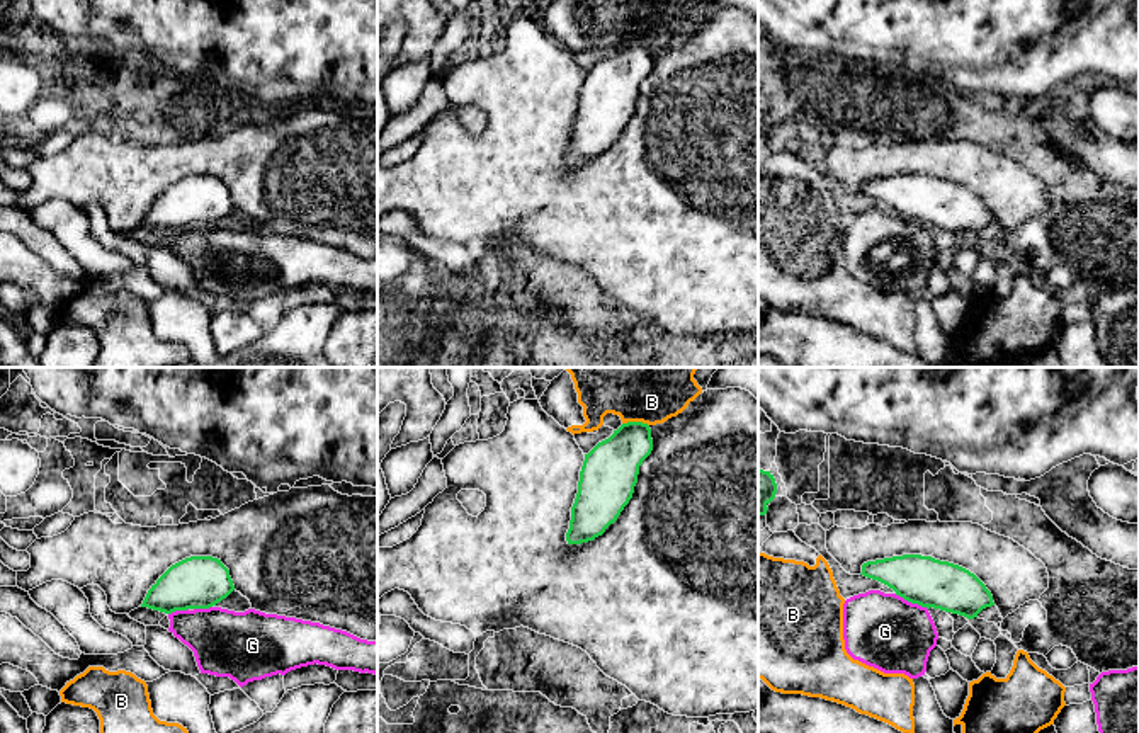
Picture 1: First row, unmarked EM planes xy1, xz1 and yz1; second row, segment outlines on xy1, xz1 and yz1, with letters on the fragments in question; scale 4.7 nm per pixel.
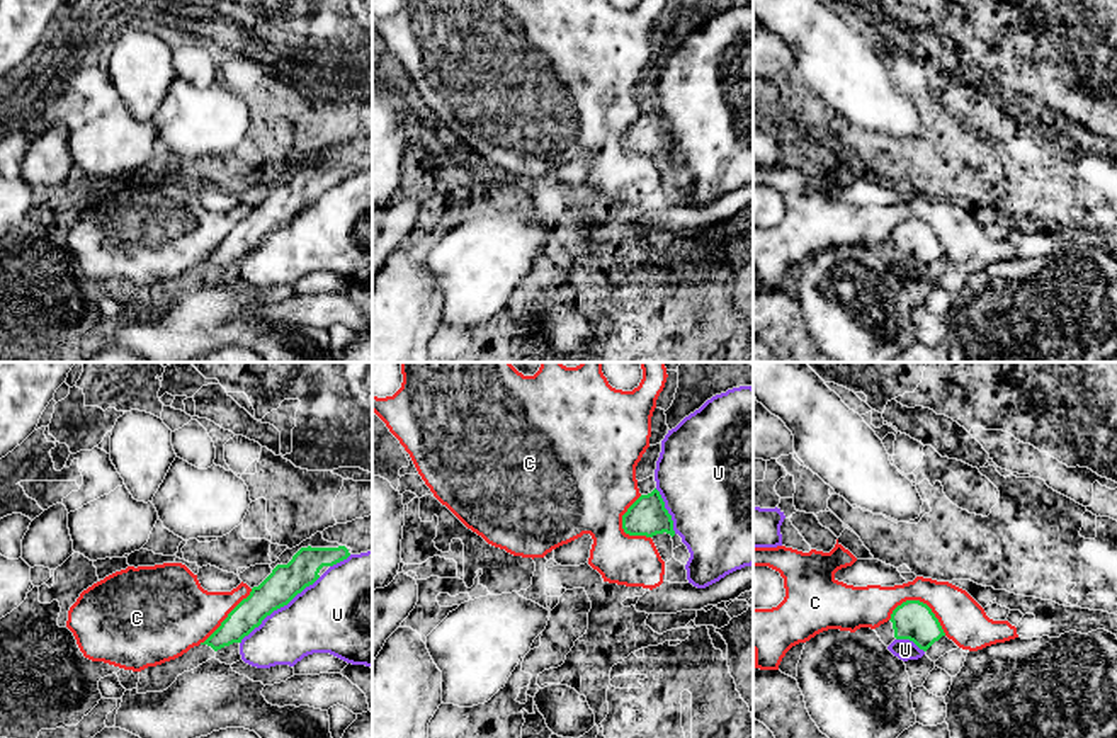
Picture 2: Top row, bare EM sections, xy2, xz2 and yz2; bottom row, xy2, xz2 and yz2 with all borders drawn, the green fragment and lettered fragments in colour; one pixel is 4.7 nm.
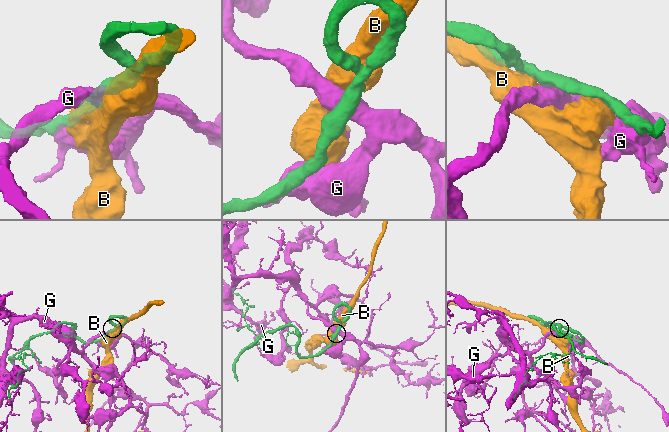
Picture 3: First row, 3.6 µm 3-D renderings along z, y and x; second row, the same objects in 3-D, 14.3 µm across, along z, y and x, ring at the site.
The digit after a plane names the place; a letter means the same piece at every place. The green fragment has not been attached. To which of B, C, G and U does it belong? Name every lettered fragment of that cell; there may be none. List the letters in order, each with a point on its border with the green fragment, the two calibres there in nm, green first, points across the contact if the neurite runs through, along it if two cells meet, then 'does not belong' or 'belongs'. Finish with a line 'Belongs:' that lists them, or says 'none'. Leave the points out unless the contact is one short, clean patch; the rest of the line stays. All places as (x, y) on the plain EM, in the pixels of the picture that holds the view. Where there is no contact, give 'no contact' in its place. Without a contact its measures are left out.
B: contact xz1 (636, 41); calibres 260 and 200 nm; does not belong
C: contact yz2 (918, 220); calibres 190 and 220 nm; does not belong
G: contact yz1 (912, 221); calibres 240 and 360 nm; does not belong
U: contact xy2 (279, 227); calibres 160 and 360 nm; does not belong
Belongs: none

